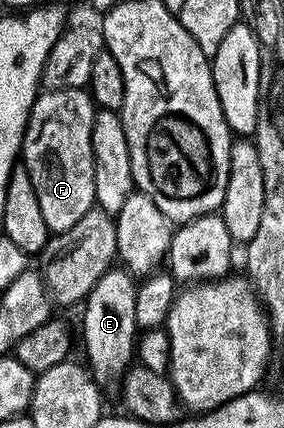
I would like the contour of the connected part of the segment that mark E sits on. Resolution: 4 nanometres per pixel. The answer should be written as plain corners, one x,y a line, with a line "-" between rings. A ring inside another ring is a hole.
110,269
103,273
83,303
85,316
81,331
85,334
85,355
89,358
88,370
94,379
104,381
112,375
124,376
135,359
135,340
139,328
135,321
137,286
134,276
124,269

